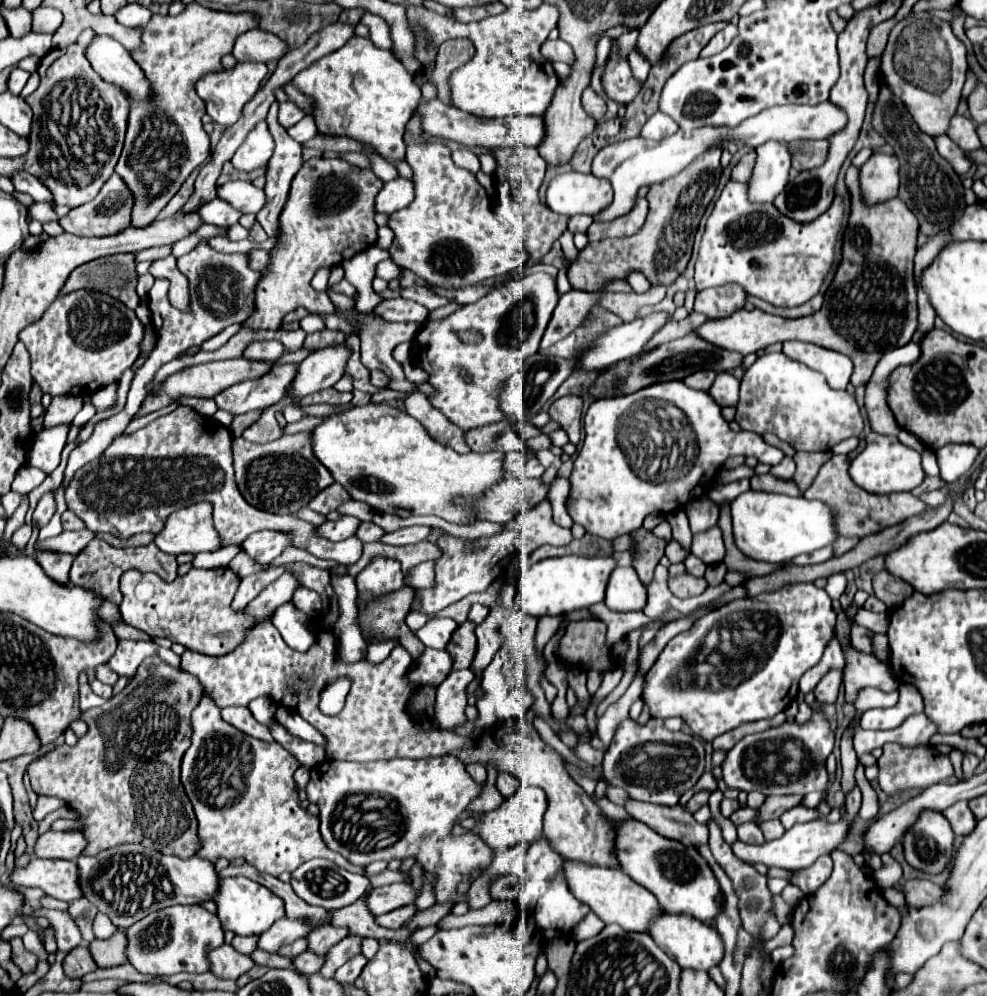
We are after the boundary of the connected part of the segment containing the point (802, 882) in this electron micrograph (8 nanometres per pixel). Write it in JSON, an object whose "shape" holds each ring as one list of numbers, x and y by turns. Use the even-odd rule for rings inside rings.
{"shape":[[823,855,809,869,797,871,797,875,791,879,791,883,801,887,805,893,813,893,813,891,817,891,817,887,821,887,825,883,825,879,829,879,829,873,831,873,831,857]]}

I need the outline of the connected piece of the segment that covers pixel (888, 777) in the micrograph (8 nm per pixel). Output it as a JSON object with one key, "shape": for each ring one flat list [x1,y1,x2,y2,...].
{"shape":[[887,743,883,755,879,757,879,787,883,793,899,795,911,789,925,789,943,781,949,781,955,775,951,761,939,753,935,747,901,747,899,743]]}

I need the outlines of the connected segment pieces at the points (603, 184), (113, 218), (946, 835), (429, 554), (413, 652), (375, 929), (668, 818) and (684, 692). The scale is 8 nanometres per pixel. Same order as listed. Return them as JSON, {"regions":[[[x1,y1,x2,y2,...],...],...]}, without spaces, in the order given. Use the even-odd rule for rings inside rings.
{"regions":[[[577,171,555,175,545,195,547,207,567,217,577,213,599,213,613,199,609,181]],[[113,175,97,193,97,197,85,205,79,205,77,209,71,209,65,217,59,219,59,225,65,231,71,231,73,235,79,237,105,237,105,235,117,235,119,231,129,227,131,219,131,207,133,207,133,197,131,191,125,187,119,175]],[[925,811,903,837,905,859,917,871,939,875,951,861,953,841,949,821,937,811]],[[365,543,363,545,363,555,361,559,351,565,345,567,347,573,351,577,355,577,359,573,361,567,365,567,369,563,369,559,373,559,373,555,383,555,383,557,393,557,401,563,403,573,411,573,411,569,427,559,438,559,442,556,442,551,435,543,417,543,417,545,403,545,403,547,393,547,393,545,383,545,383,543]],[[409,587,383,595,381,599,369,603,365,611,359,613,359,623,361,629,369,629,373,633,377,631,375,633,377,641,399,639,399,643,409,651,409,655,413,659,419,659,425,647,421,647,421,643,415,639,415,633,411,633,405,623,405,617,411,607,411,599,413,599,413,589]],[[363,897,349,907,341,907,331,911,335,927,349,927,349,935,357,937,373,937,373,939,389,939,389,941,409,941,409,929,383,929,375,923,375,917,367,911]],[[627,799,625,809,633,819,649,825,659,835,681,841,687,847,707,843,707,837,709,837,707,825,695,821,695,817,689,811,685,811,683,805,665,807,665,805]],[[795,583,786,585,777,593,731,601,729,605,701,617,689,630,667,643,655,665,645,675,643,701,649,705,653,717,667,719,679,715,697,737,713,741,741,723,769,719,785,711,799,693,797,685,801,675,821,661,825,645,833,635,835,611,831,599,813,583],[718,623,721,633,721,643,717,645,717,655,721,659,719,665,723,663,729,671,719,687,721,691,711,687,711,683,701,689,695,673,687,679,681,677,681,673,695,667,695,653,699,653,707,633]]]}

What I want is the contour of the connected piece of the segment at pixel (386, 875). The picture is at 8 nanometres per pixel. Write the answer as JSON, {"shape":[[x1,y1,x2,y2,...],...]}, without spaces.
{"shape":[[383,871,383,873,379,873,377,877,369,877,371,879,371,883,373,883,373,887,377,887,377,885,389,885,389,883,395,883,395,881,405,881,405,877,399,873,399,871]]}

